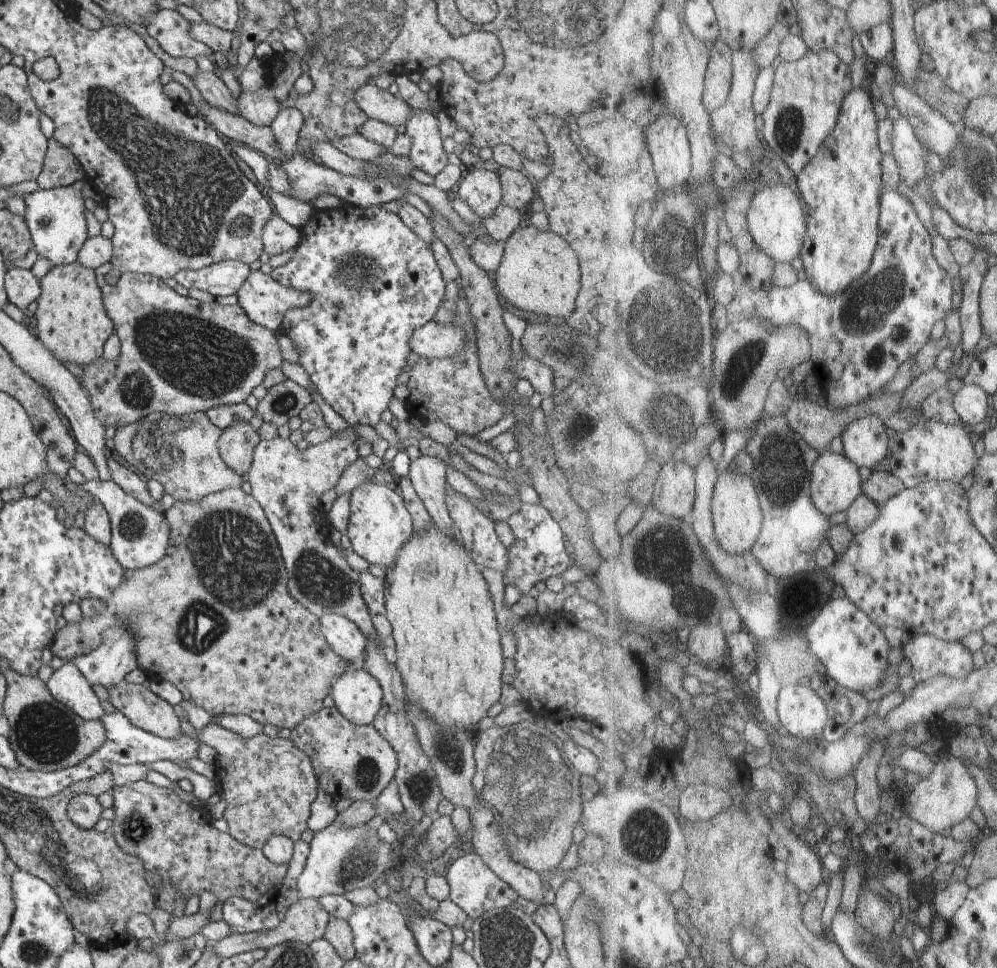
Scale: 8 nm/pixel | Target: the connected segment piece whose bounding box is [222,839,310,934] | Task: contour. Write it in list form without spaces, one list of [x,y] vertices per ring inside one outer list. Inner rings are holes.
[[[299,839],[297,842],[293,843],[294,853],[290,863],[291,868],[288,870],[288,874],[286,874],[286,878],[284,878],[282,884],[274,886],[268,894],[264,894],[264,896],[262,896],[260,900],[256,900],[256,902],[250,902],[250,900],[240,897],[228,898],[222,911],[224,913],[224,921],[226,921],[234,932],[260,934],[276,929],[282,923],[282,920],[284,920],[284,916],[286,916],[286,912],[291,906],[290,902],[296,900],[296,892],[294,892],[294,890],[296,890],[296,888],[294,888],[294,886],[296,886],[296,878],[302,874],[301,870],[306,865],[307,857],[310,852],[310,844],[308,842],[303,842]]]

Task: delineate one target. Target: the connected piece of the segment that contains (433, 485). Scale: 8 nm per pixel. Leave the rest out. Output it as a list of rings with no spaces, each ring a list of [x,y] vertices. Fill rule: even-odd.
[[[422,455],[412,461],[410,476],[414,491],[424,500],[424,504],[432,513],[431,518],[436,528],[458,542],[460,534],[453,527],[449,512],[444,505],[443,489],[448,486],[446,481],[448,470],[442,459]]]

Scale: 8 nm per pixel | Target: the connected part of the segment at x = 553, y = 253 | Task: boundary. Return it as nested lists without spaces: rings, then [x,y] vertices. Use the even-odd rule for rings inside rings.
[[[533,225],[519,227],[506,241],[500,267],[493,275],[493,279],[500,299],[515,308],[529,312],[532,319],[545,315],[560,322],[564,321],[564,318],[568,320],[568,316],[575,312],[574,300],[577,300],[580,290],[578,258],[576,252],[568,246],[568,242],[550,229],[539,231]]]

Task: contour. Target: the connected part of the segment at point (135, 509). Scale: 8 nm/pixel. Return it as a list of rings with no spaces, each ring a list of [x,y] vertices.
[[[112,480],[87,481],[81,487],[85,493],[92,494],[104,506],[111,521],[111,544],[114,558],[128,572],[146,569],[164,557],[168,547],[170,528],[164,513],[156,512],[152,506],[146,506],[129,496]]]

